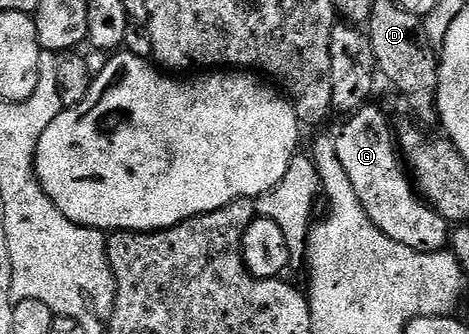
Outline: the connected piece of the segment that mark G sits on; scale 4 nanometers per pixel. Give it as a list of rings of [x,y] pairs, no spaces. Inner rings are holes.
[[[377,104],[366,105],[360,111],[349,114],[346,121],[339,127],[338,133],[333,134],[336,155],[340,155],[340,164],[344,166],[344,171],[348,179],[352,179],[352,187],[356,187],[356,199],[364,207],[368,219],[388,235],[396,243],[404,247],[412,247],[421,253],[440,253],[450,244],[451,230],[448,223],[431,206],[427,205],[421,197],[418,196],[411,178],[405,172],[398,170],[398,161],[400,165],[400,150],[396,140],[395,126],[390,126],[390,121],[386,118],[386,113],[382,109],[377,109]]]

